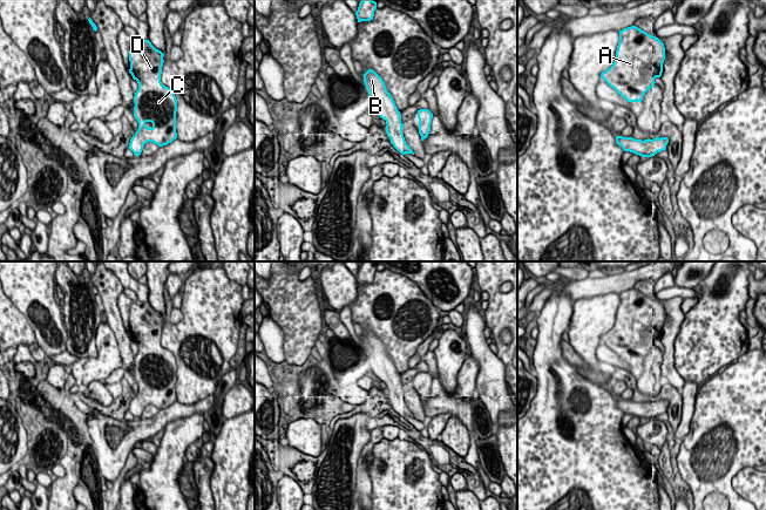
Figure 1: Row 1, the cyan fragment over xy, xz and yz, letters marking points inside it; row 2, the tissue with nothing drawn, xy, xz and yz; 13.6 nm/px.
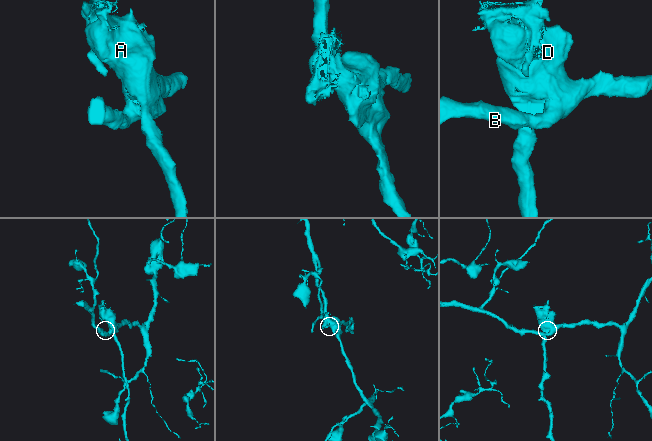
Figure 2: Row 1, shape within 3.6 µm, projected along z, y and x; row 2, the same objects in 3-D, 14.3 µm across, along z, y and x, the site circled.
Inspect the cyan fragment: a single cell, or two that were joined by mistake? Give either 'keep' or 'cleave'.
keep

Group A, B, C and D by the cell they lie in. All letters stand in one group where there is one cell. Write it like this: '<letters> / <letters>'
A B C D

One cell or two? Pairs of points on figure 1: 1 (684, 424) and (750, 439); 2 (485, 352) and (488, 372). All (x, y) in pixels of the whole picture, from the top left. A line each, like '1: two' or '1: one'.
1: two
2: one

